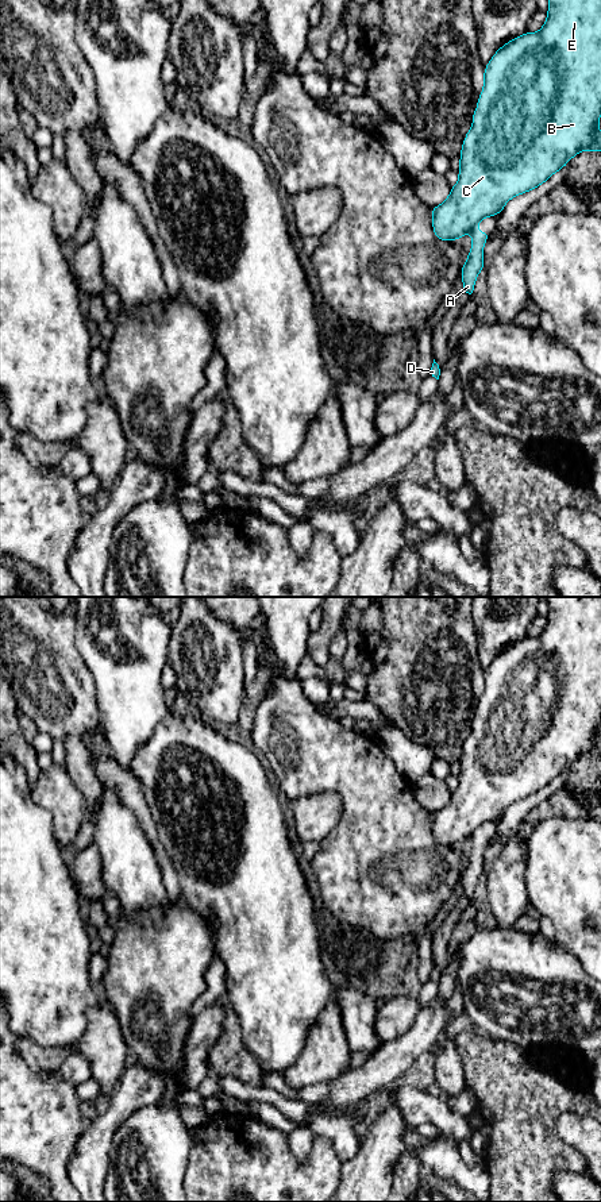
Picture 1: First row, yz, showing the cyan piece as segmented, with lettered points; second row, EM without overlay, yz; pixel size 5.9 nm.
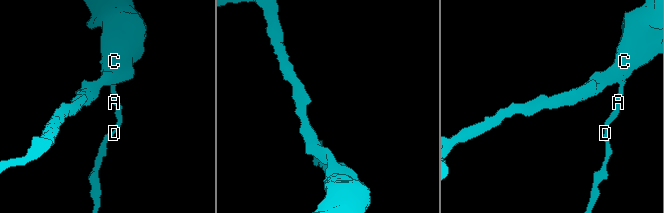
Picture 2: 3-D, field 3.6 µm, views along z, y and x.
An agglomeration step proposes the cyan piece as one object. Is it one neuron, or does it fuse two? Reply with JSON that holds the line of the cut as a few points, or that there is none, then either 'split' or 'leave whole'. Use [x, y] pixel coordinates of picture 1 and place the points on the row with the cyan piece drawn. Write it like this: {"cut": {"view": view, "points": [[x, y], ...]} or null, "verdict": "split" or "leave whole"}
{"cut": {"view": "yz", "points": [[477, 223], [469, 231]]}, "verdict": "split"}

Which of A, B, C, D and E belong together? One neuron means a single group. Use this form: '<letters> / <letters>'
A D / B C E

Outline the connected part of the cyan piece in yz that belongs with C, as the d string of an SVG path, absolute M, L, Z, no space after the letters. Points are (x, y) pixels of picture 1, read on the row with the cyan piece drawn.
M548 0L548 3L547 19L543 27L538 32L525 32L511 39L494 53L485 66L484 88L473 113L473 124L462 143L458 182L451 188L448 197L440 205L431 208L432 228L439 240L454 242L455 239L461 239L482 219L502 212L505 204L511 199L527 193L546 182L552 174L565 167L578 153L583 150L590 150L593 153L601 151L601 131L598 128L601 117L601 0Z

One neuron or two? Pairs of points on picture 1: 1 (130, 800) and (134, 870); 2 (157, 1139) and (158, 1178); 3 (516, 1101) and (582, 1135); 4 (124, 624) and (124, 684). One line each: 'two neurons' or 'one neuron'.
1: two neurons
2: one neuron
3: two neurons
4: one neuron

